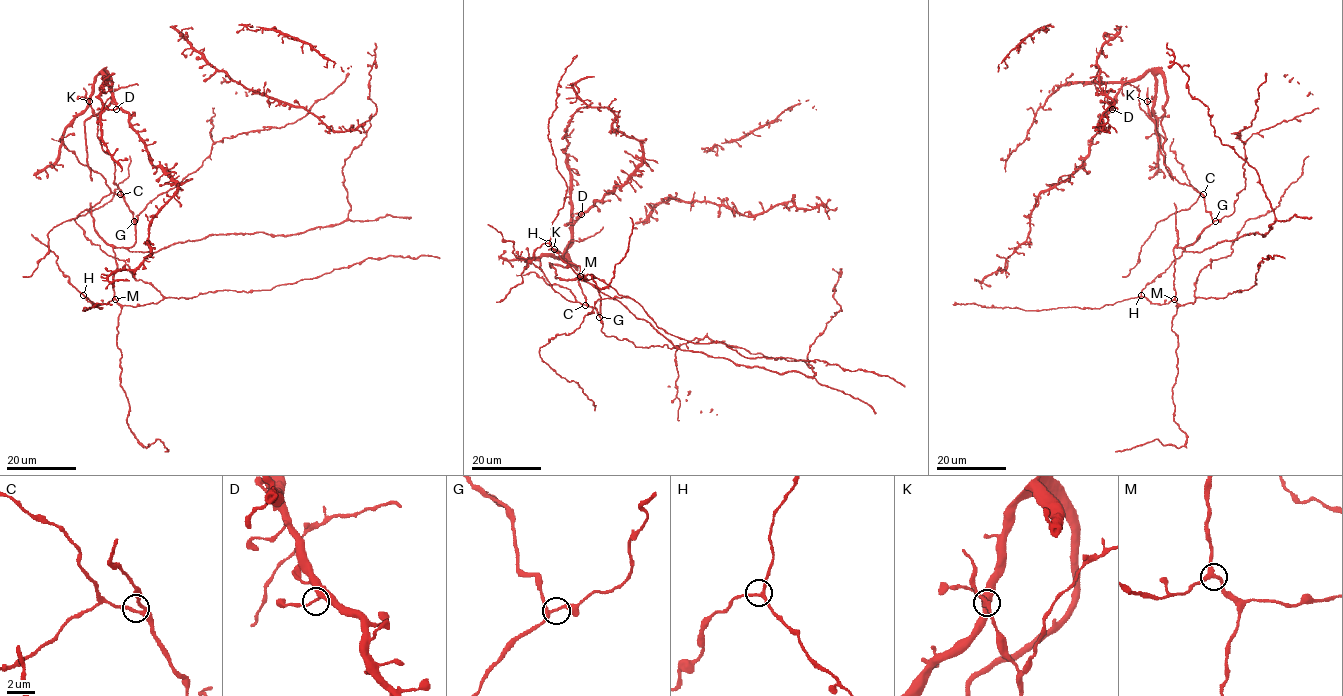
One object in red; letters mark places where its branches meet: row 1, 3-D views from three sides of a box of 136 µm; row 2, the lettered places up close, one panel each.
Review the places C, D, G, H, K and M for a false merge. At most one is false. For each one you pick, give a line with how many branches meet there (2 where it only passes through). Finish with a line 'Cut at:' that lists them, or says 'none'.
Cut at: none

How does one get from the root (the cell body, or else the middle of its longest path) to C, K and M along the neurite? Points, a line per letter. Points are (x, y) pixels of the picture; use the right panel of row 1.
C: (1208, 212), (1203, 194)
K: (1208, 212), (1203, 196), (1190, 185), (1181, 184), (1163, 162), (1155, 122), (1147, 101)
M: (1208, 212), (1212, 222), (1196, 240), (1192, 244), (1174, 248), (1174, 299)

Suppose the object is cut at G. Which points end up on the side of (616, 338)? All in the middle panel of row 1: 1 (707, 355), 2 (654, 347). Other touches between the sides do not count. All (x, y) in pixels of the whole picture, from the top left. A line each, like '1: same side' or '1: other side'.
1: other side
2: same side

